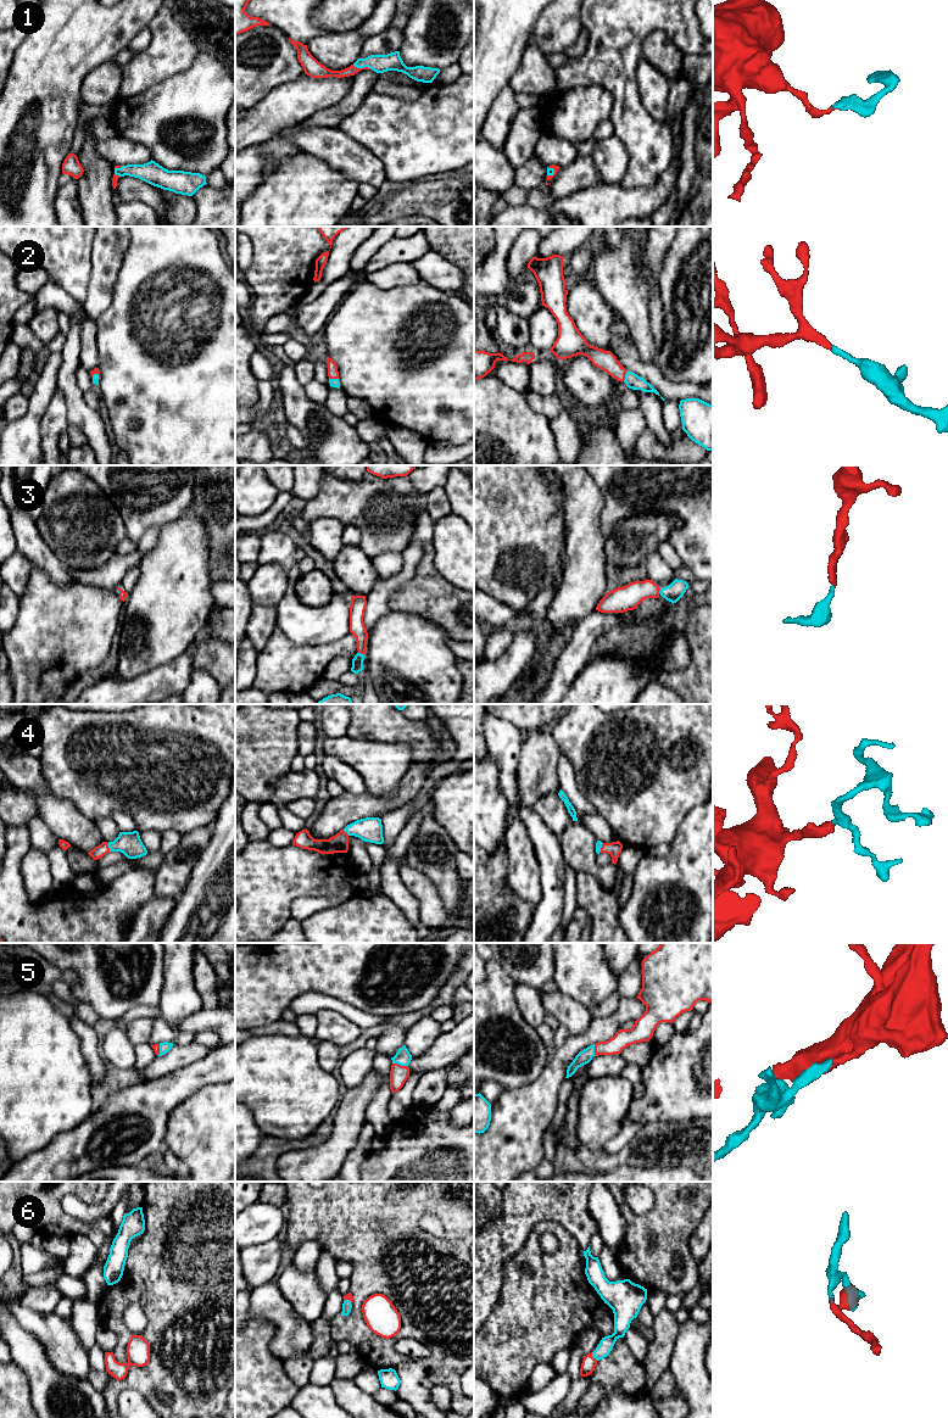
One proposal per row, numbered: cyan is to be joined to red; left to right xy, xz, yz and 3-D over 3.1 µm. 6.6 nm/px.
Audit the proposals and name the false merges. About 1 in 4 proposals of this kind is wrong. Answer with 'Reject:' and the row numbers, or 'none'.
Reject: none

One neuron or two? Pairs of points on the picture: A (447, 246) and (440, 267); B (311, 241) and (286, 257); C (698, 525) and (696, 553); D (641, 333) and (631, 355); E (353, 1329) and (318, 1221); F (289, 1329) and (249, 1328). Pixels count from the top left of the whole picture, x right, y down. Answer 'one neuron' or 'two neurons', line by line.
A: two neurons
B: one neuron
C: one neuron
D: two neurons
E: one neuron
F: two neurons

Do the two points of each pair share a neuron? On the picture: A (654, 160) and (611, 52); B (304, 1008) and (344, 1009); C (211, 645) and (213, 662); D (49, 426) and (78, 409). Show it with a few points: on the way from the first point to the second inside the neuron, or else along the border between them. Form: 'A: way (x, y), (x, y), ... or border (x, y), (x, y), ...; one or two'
A: way (640, 133), (628, 116), (626, 98), (619, 79); one
B: way (313, 1004), (334, 1004); one
C: way (211, 648), (213, 658); one
D: border (57, 389), (65, 397), (66, 419), (68, 423); two

